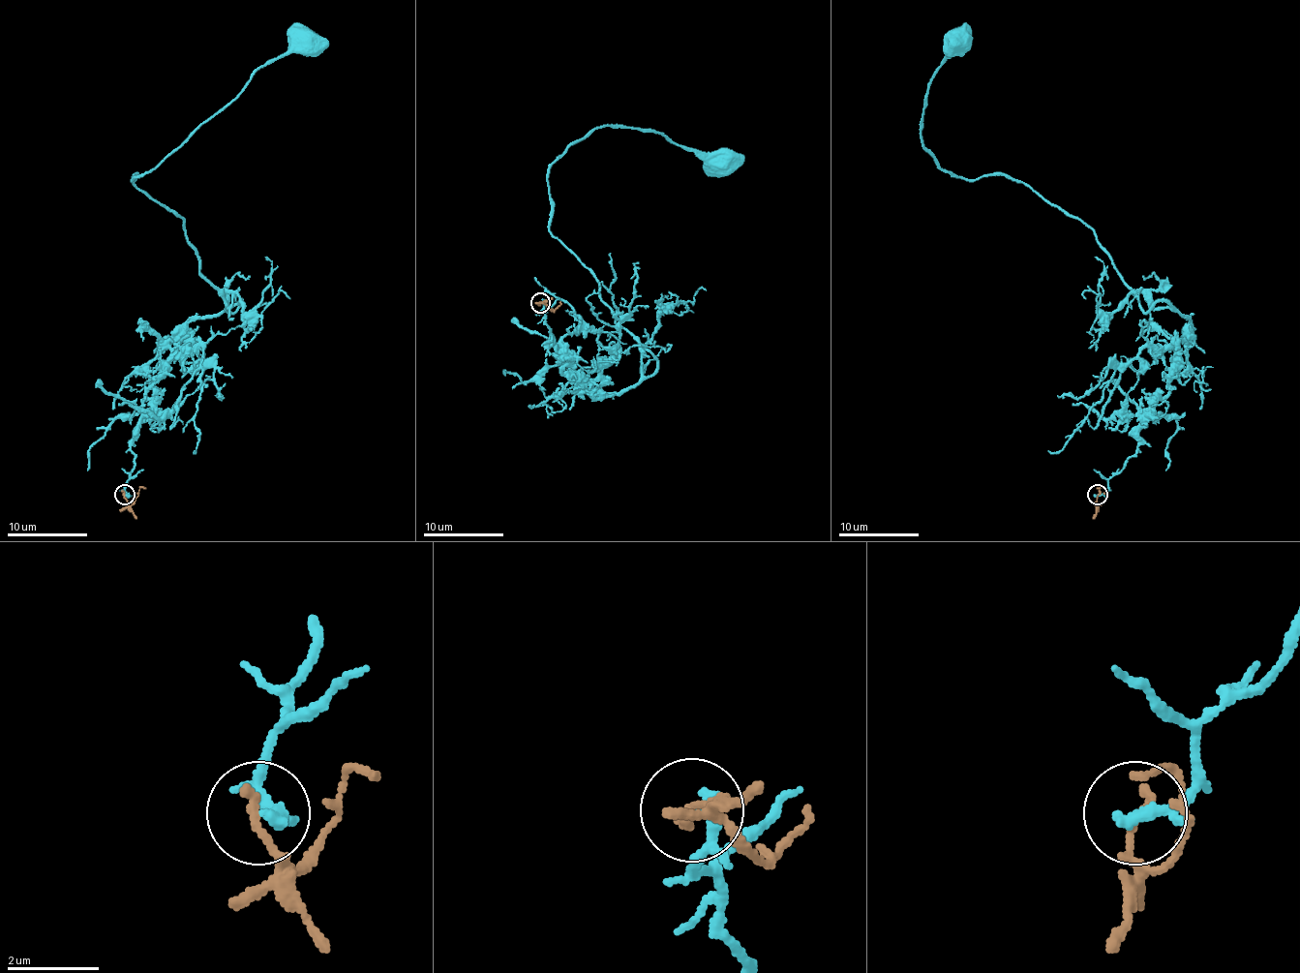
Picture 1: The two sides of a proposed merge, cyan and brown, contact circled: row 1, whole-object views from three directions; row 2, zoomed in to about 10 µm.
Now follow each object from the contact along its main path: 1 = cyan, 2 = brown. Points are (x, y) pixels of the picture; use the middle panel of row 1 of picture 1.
1: (539, 302), (563, 374), (604, 394), (634, 388), (656, 358), (552, 233), (548, 169), (606, 125), (724, 164)
2: (539, 302), (550, 310), (554, 310), (559, 302)

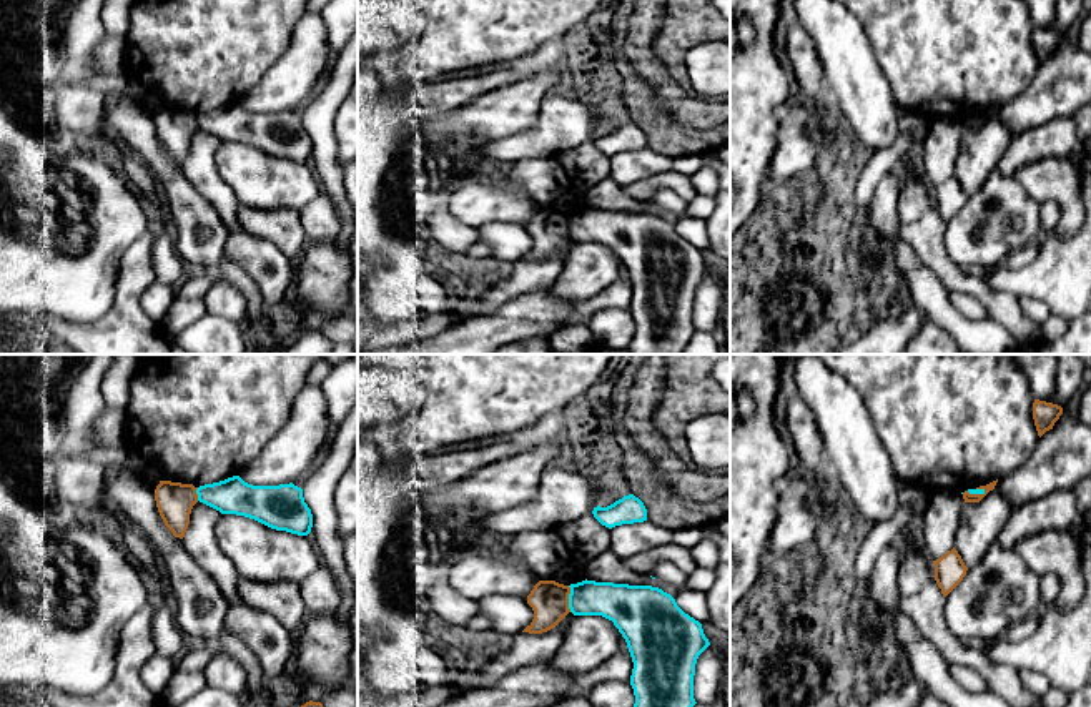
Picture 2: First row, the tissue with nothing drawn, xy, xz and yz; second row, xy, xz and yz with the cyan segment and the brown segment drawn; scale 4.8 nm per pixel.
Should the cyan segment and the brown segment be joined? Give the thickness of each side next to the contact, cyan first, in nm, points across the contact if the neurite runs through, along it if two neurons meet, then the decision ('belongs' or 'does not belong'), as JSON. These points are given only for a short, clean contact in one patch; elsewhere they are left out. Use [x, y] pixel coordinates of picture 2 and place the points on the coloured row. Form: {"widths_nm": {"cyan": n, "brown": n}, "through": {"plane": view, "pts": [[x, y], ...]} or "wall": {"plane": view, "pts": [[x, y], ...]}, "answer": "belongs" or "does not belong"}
{"widths_nm": {"cyan": 190, "brown": 190}, "wall": {"plane": "xz", "pts": [[567, 586], [571, 611]]}, "answer": "does not belong"}

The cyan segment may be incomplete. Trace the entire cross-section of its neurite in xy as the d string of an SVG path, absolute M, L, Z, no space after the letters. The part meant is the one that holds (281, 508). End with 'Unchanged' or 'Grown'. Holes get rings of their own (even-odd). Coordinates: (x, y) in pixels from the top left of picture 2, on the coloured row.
M239 476L196 489L198 501L220 511L254 519L271 529L308 536L313 514L303 497L303 489L289 484L253 486Z. Unchanged

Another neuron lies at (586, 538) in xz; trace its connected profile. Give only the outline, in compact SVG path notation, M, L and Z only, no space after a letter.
M592 512L560 526L557 531L564 537L570 557L584 564L610 546L610 529L602 526Z

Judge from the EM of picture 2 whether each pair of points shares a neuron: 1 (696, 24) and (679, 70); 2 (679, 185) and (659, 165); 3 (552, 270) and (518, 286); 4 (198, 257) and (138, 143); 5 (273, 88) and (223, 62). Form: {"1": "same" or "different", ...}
{"1": "same", "2": "different", "3": "same", "4": "same", "5": "different"}

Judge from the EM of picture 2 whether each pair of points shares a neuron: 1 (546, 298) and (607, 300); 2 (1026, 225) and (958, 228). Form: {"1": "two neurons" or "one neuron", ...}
{"1": "one neuron", "2": "one neuron"}

